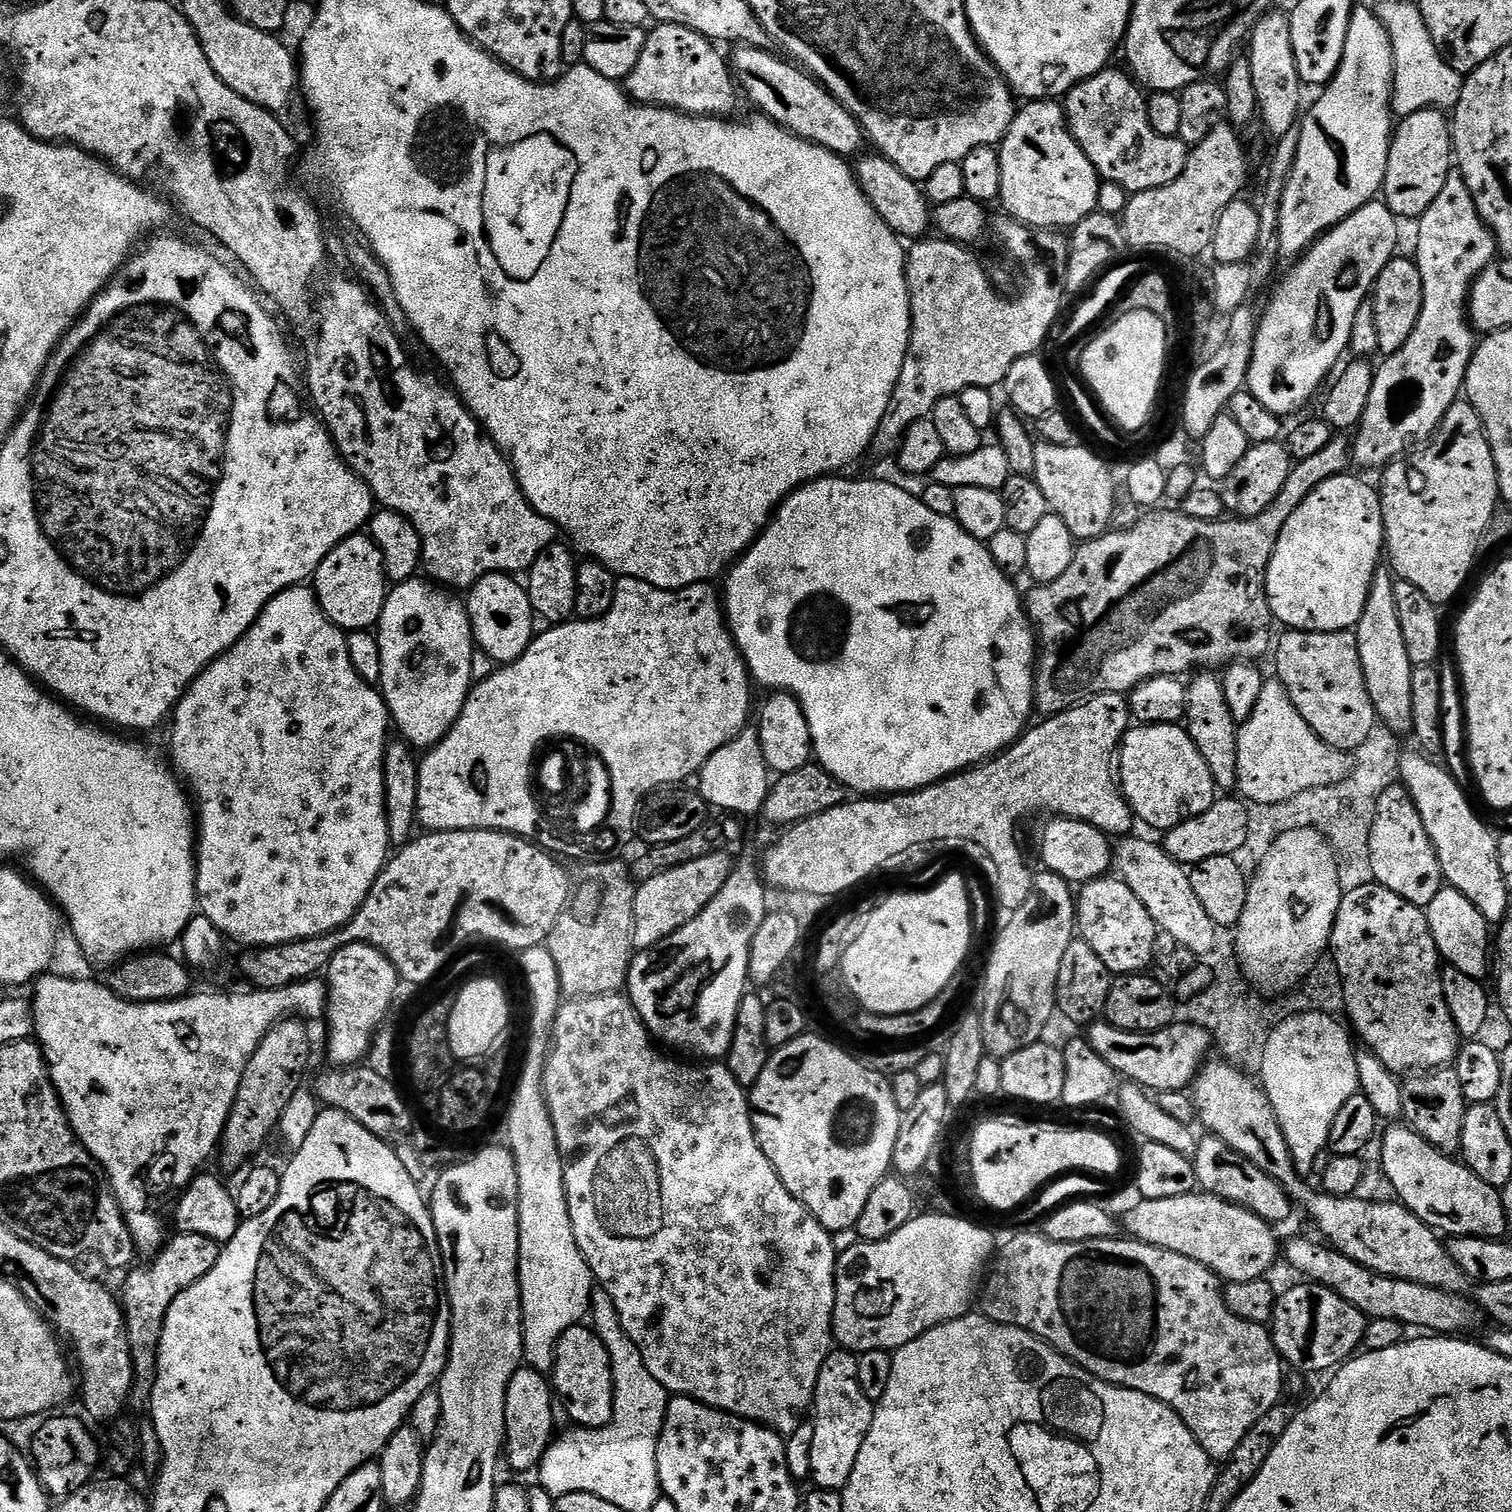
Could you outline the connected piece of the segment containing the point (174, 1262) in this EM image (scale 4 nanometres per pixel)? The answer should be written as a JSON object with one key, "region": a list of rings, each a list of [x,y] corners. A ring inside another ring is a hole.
{"region":[[[175,1233],[173,1237],[151,1259],[153,1262],[149,1267],[133,1267],[124,1280],[124,1289],[118,1292],[118,1299],[126,1317],[124,1328],[128,1331],[132,1363],[139,1379],[141,1376],[148,1381],[155,1377],[157,1349],[160,1345],[161,1330],[164,1328],[165,1314],[178,1294],[195,1287],[195,1284],[217,1265],[220,1257],[221,1245],[213,1239],[186,1233]]]}

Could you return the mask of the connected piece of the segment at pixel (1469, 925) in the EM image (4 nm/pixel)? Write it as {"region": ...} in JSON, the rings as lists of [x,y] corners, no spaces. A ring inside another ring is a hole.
{"region":[[[1451,886],[1441,887],[1438,894],[1426,906],[1428,925],[1441,957],[1451,967],[1458,969],[1472,980],[1483,981],[1488,972],[1488,931],[1490,925],[1486,917],[1478,914],[1474,902]]]}

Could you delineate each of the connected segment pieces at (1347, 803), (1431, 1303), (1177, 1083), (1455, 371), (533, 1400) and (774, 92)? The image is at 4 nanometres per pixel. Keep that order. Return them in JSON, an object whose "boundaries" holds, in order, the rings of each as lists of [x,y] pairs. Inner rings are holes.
{"boundaries":[[[[1383,726],[1373,728],[1366,742],[1362,742],[1362,746],[1356,748],[1352,775],[1340,784],[1328,786],[1328,792],[1304,796],[1304,804],[1308,804],[1304,812],[1292,812],[1292,808],[1283,808],[1281,804],[1258,804],[1260,812],[1254,817],[1255,827],[1257,824],[1264,831],[1265,841],[1268,842],[1281,836],[1283,832],[1289,832],[1291,828],[1314,828],[1322,833],[1328,847],[1342,861],[1342,867],[1338,872],[1341,885],[1357,888],[1373,883],[1370,866],[1370,830],[1374,826],[1374,810],[1378,806],[1378,798],[1398,780],[1396,740],[1397,737],[1390,729]]],[[[1292,1240],[1285,1248],[1283,1245],[1283,1259],[1285,1256],[1289,1266],[1294,1271],[1301,1272],[1305,1281],[1321,1284],[1323,1288],[1337,1292],[1343,1300],[1363,1312],[1365,1317],[1373,1320],[1394,1319],[1403,1326],[1413,1324],[1414,1327],[1424,1328],[1420,1330],[1427,1330],[1432,1334],[1464,1334],[1467,1333],[1464,1332],[1467,1328],[1475,1326],[1478,1309],[1467,1295],[1375,1275],[1370,1269],[1346,1258],[1335,1248],[1320,1244],[1315,1244],[1312,1240]]],[[[1107,1022],[1087,1025],[1088,1044],[1125,1081],[1139,1085],[1153,1093],[1178,1092],[1187,1089],[1195,1081],[1197,1072],[1205,1063],[1208,1052],[1208,1036],[1197,1023],[1173,1022],[1157,1032],[1127,1032]]],[[[1448,175],[1446,186],[1442,186],[1438,198],[1430,202],[1430,210],[1419,217],[1417,224],[1420,225],[1416,228],[1414,259],[1422,280],[1422,310],[1410,338],[1406,338],[1403,346],[1383,361],[1385,364],[1381,368],[1375,369],[1366,408],[1354,429],[1356,437],[1351,437],[1350,440],[1351,463],[1360,468],[1383,469],[1393,460],[1399,460],[1401,456],[1413,451],[1421,440],[1427,439],[1426,436],[1431,432],[1433,435],[1439,429],[1444,415],[1461,395],[1468,363],[1472,360],[1478,343],[1466,319],[1468,294],[1481,270],[1493,263],[1495,256],[1492,255],[1497,255],[1498,249],[1496,237],[1478,214],[1474,198],[1460,175]]],[[[521,1366],[510,1378],[506,1390],[504,1414],[504,1447],[503,1455],[506,1464],[516,1472],[528,1472],[539,1465],[549,1444],[554,1439],[552,1432],[552,1400],[554,1404],[554,1389],[549,1377],[543,1372],[527,1366]]],[[[741,45],[735,50],[733,56],[730,56],[733,75],[741,91],[748,94],[767,119],[812,144],[822,145],[838,156],[850,158],[862,150],[860,148],[866,142],[863,128],[815,77],[791,61],[784,62],[770,54],[767,49]]]]}

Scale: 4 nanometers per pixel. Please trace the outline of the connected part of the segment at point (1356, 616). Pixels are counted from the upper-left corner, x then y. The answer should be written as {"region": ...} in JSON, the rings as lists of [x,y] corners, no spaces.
{"region":[[[1341,474],[1322,482],[1316,489],[1304,499],[1290,514],[1290,518],[1282,526],[1280,537],[1276,540],[1276,545],[1272,551],[1272,557],[1268,563],[1268,571],[1264,574],[1264,590],[1268,594],[1268,611],[1272,613],[1277,621],[1288,624],[1289,629],[1299,629],[1301,632],[1317,634],[1324,632],[1346,632],[1355,629],[1357,622],[1362,618],[1362,610],[1366,604],[1368,591],[1372,588],[1372,577],[1378,570],[1376,563],[1382,560],[1382,553],[1385,551],[1384,542],[1384,519],[1380,513],[1380,498],[1375,487],[1372,488],[1364,480],[1359,480],[1356,476]]]}

